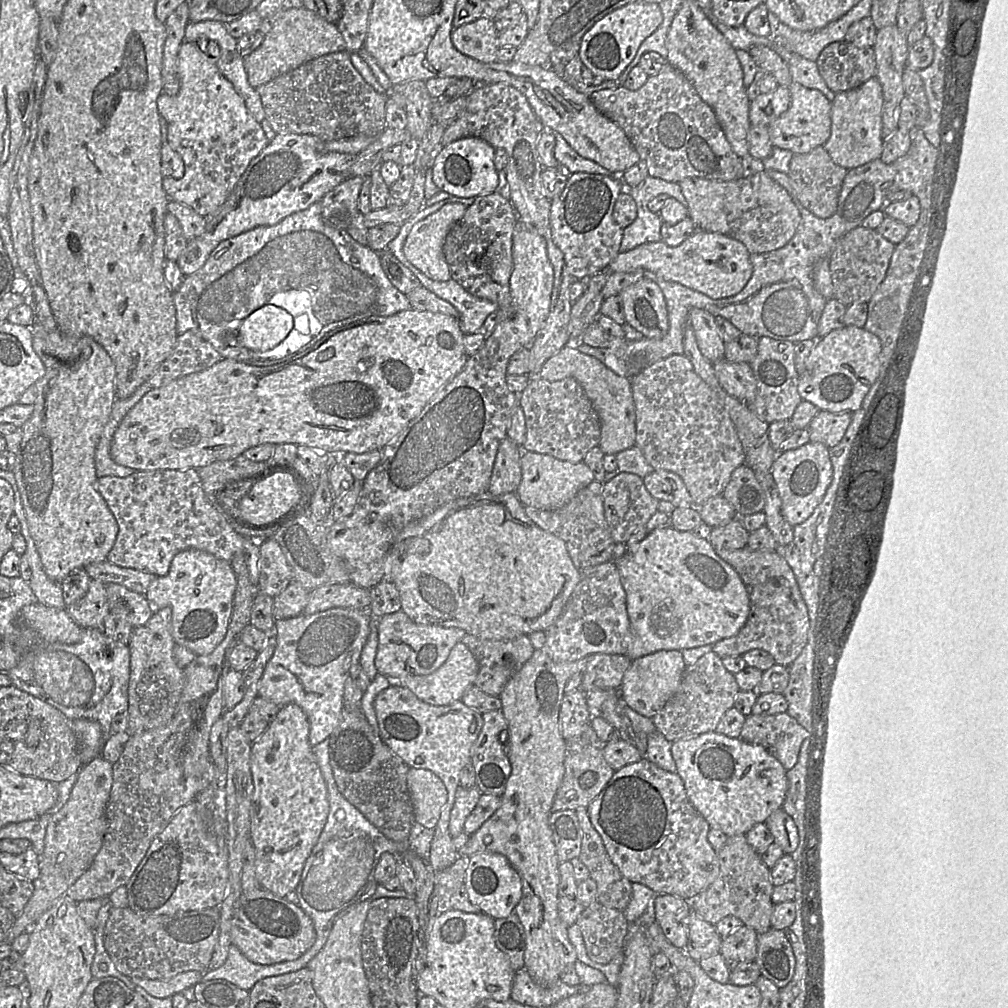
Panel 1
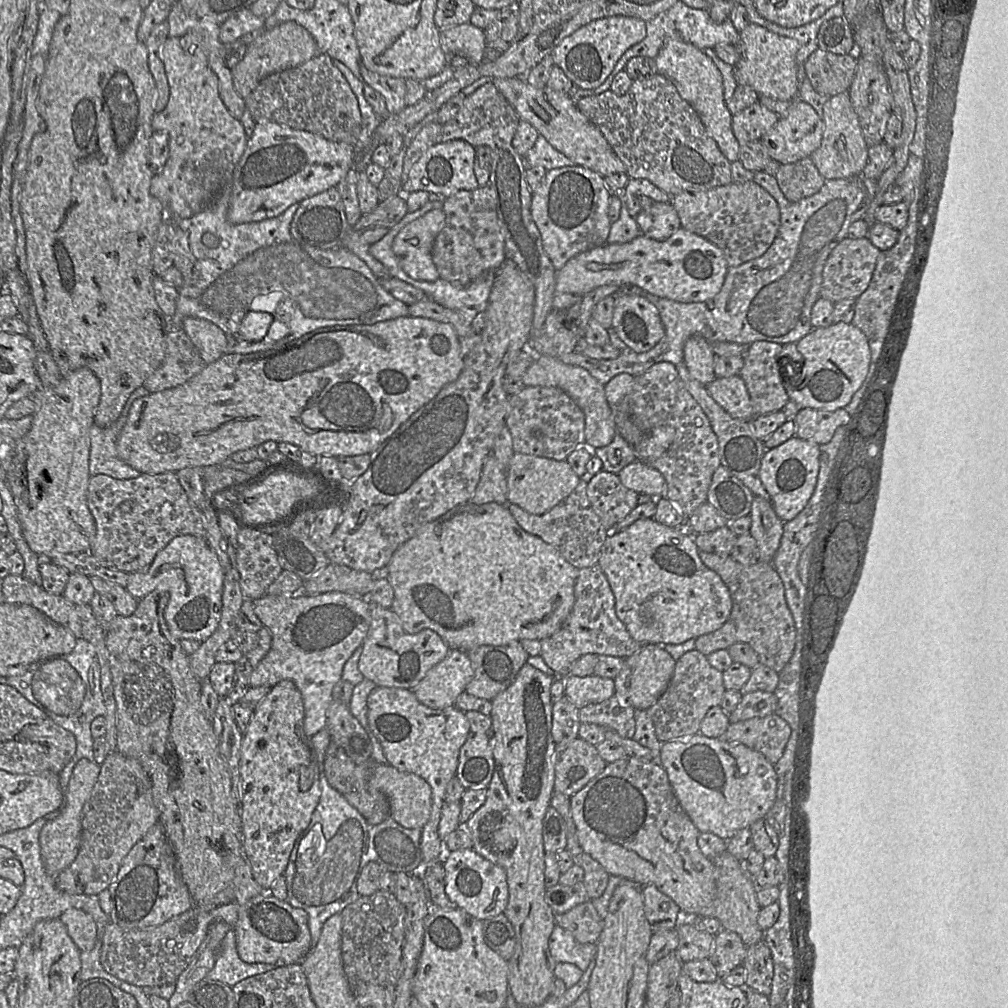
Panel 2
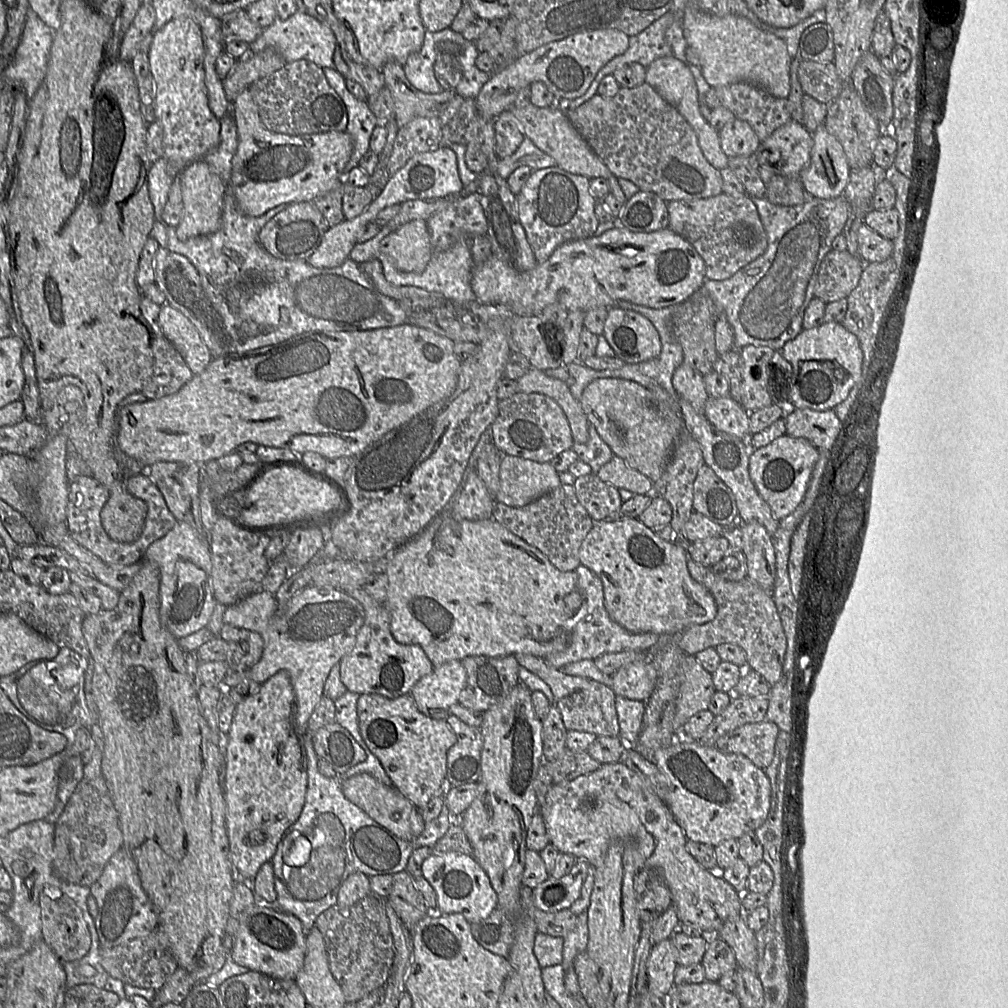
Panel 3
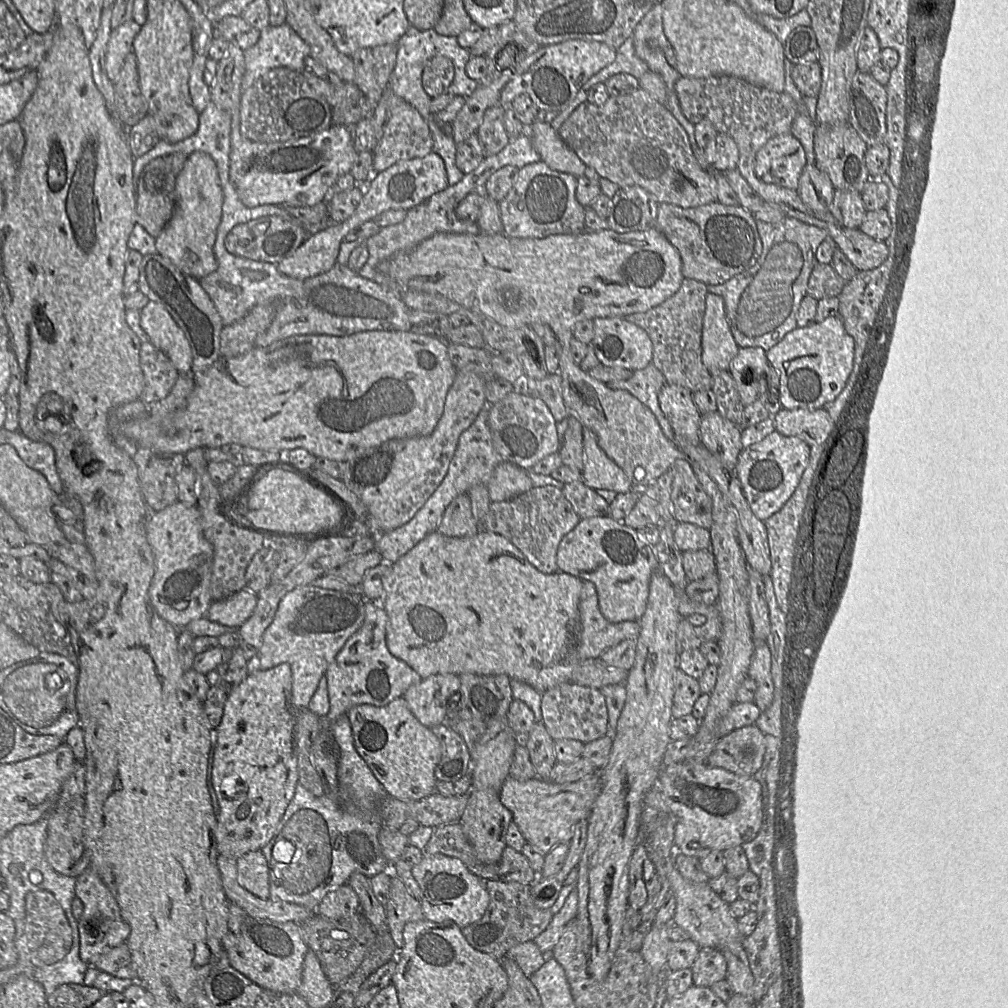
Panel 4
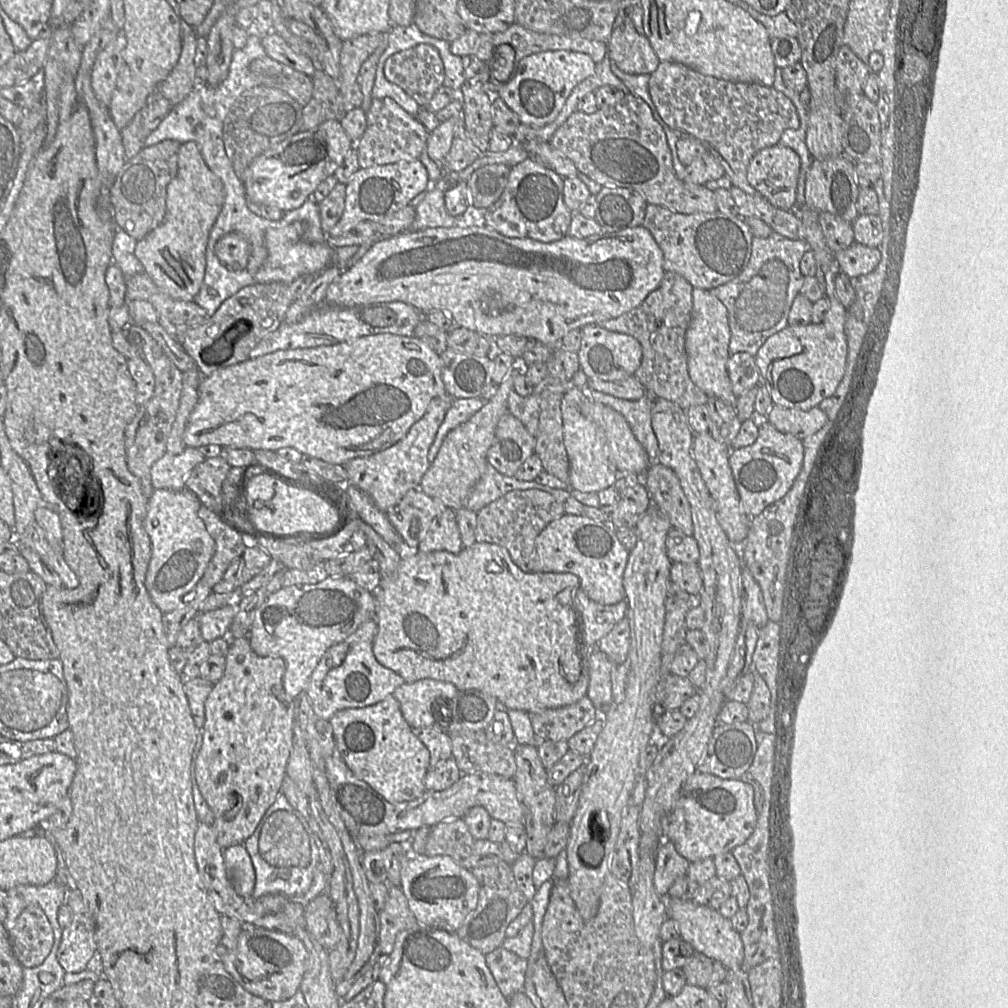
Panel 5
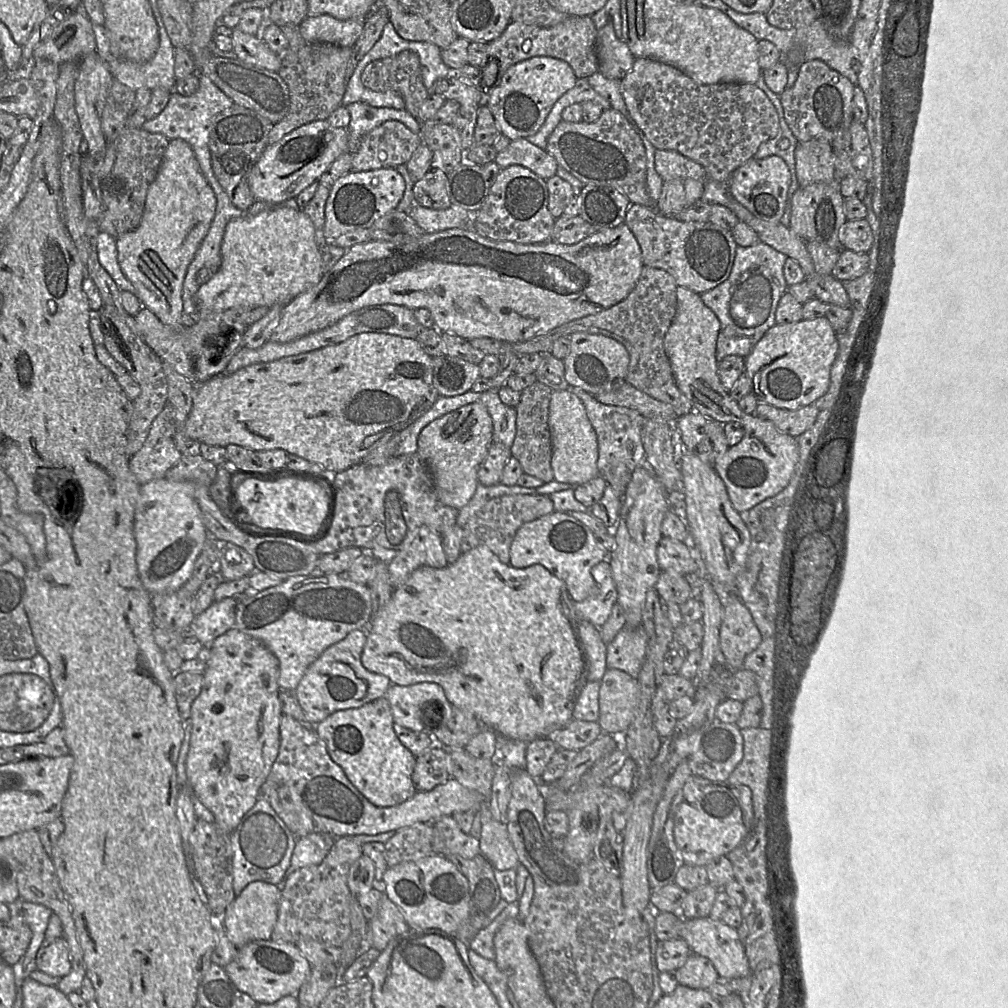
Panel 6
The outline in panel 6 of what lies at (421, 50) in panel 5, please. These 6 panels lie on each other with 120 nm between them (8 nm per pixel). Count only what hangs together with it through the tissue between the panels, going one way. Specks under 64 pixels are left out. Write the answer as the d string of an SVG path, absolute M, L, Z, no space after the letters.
M411 50L368 63L360 79L366 88L374 91L400 92L405 110L417 119L422 103L430 95L423 83L419 56Z

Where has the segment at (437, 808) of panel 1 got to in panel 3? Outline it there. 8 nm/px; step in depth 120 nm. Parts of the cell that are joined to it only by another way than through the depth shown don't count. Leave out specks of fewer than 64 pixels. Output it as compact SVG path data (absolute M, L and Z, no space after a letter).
M363 773L344 780L341 788L352 803L397 837L414 844L422 834L426 823L419 809L394 786L387 786L370 774Z

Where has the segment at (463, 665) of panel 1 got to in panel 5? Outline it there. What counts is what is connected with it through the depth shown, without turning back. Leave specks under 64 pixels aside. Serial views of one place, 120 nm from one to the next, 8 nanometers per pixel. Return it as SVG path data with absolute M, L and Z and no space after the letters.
M422 679L402 684L392 696L400 703L403 717L411 728L428 728L443 723L446 719L443 714L446 713L446 707L449 707L446 701L458 697L460 692L451 683Z

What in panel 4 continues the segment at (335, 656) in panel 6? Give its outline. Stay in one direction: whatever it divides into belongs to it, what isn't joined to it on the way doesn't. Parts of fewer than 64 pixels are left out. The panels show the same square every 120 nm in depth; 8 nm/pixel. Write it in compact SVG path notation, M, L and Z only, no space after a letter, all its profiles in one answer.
M366 599L365 618L364 618L362 626L347 640L344 647L336 656L334 662L328 667L328 669L325 672L325 677L327 679L329 701L330 701L330 710L328 714L326 715L326 718L331 723L331 726L333 722L335 722L341 715L346 714L348 710L351 709L353 706L360 705L360 704L369 704L369 705L378 706L378 707L386 706L393 700L399 697L403 697L404 693L410 686L415 685L421 682L422 680L421 676L413 668L411 668L406 662L394 657L389 652L386 645L386 625L388 621L388 616L384 607L377 602L379 601L371 601L371 600Z

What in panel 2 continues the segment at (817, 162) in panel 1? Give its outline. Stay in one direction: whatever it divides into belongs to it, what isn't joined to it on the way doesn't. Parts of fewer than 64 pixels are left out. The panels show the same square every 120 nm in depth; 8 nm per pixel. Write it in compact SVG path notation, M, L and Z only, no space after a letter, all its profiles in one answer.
M810 157L780 165L774 176L785 198L792 202L814 195L826 183Z

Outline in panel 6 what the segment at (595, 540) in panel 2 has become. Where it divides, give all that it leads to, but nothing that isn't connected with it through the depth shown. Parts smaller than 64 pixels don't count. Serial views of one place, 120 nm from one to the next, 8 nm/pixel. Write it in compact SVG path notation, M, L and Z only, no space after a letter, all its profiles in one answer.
M515 494L504 495L489 500L462 527L461 550L467 552L478 546L486 546L504 564L510 564L510 546L517 530L525 523L554 512L552 500L547 495Z

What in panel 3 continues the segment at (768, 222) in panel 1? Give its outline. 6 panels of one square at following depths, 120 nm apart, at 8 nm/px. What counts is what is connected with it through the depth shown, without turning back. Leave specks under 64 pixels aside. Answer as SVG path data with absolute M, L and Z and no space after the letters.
M725 193L692 201L667 203L668 229L688 241L703 259L705 279L722 281L747 266L767 248L767 235L754 200L744 194L732 197Z

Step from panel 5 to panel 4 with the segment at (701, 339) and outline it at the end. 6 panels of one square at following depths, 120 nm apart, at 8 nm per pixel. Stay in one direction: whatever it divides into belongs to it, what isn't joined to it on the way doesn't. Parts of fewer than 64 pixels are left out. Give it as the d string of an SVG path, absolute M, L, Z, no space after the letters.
M719 295L706 296L701 344L702 361L711 374L729 370L740 349L726 319L724 300Z

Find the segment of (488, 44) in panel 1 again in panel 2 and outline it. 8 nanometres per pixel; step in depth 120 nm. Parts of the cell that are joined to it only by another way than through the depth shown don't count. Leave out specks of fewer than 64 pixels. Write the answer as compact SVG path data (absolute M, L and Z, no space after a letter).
M468 22L441 31L440 46L448 56L461 56L470 63L480 64L483 62L487 42L484 29Z

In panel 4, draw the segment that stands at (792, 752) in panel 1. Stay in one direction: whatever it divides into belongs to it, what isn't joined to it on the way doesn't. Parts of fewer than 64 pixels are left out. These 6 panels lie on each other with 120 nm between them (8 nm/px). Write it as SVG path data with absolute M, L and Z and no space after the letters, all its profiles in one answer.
M753 724L719 738L705 764L753 776L763 763L765 751L765 734Z

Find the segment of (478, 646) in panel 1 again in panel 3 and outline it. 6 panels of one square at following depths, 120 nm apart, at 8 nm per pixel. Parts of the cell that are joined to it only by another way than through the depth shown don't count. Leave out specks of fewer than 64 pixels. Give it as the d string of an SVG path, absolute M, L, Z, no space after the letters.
M515 655L469 656L462 663L467 672L467 685L458 703L470 710L486 712L519 683L520 665Z

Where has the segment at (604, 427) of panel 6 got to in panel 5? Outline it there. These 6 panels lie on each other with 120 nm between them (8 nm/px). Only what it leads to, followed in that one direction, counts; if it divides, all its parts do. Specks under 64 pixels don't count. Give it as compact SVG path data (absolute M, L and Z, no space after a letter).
M589 387L581 389L590 400L609 406L622 414L646 450L650 465L652 462L658 462L659 446L651 424L652 407L656 399L653 395L648 394L639 400L631 401L593 391Z

